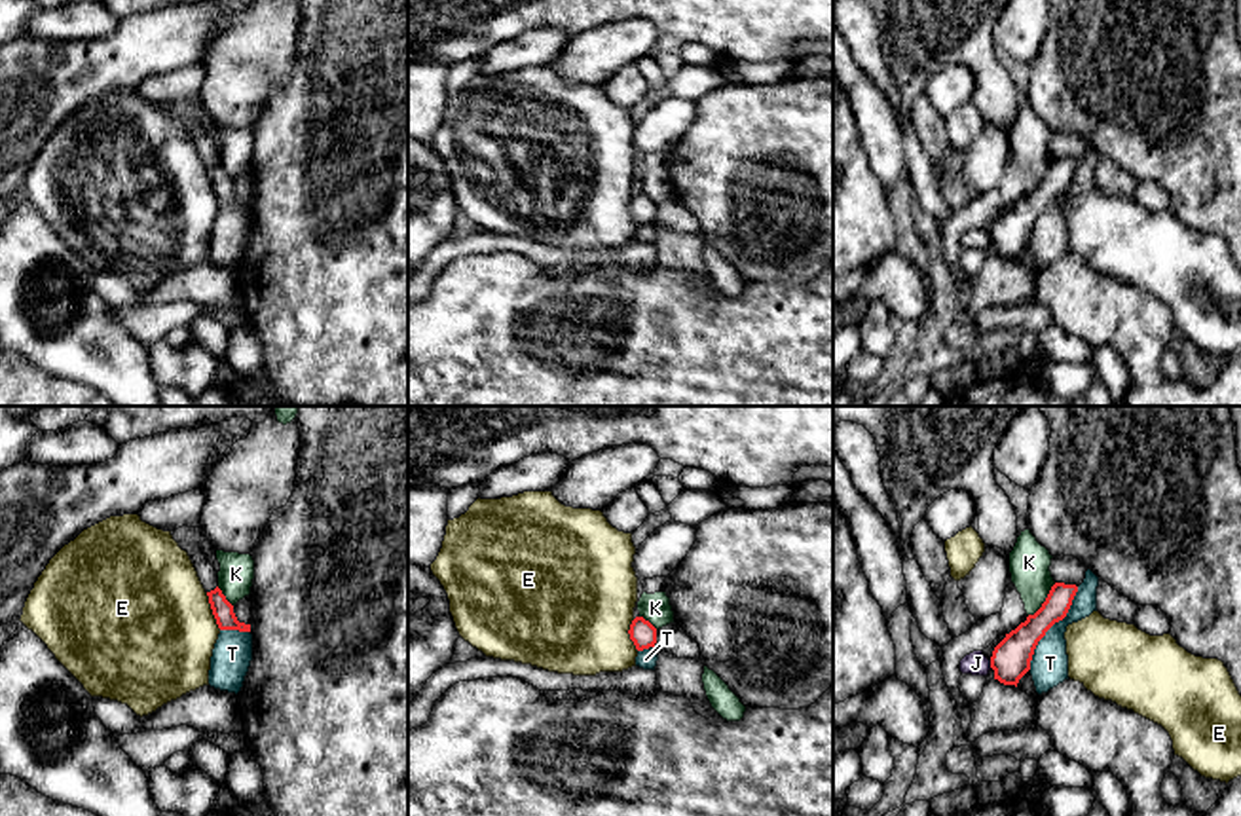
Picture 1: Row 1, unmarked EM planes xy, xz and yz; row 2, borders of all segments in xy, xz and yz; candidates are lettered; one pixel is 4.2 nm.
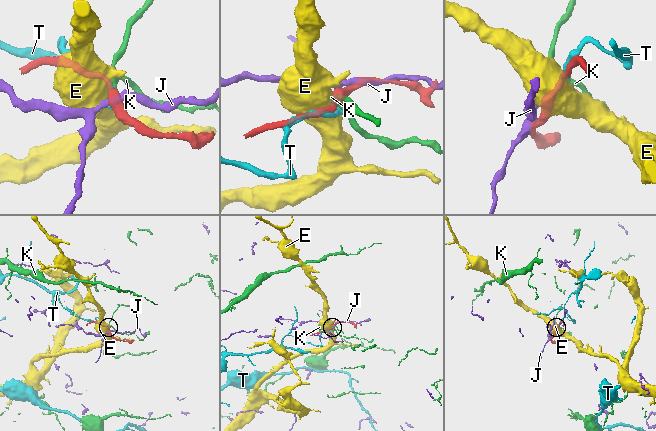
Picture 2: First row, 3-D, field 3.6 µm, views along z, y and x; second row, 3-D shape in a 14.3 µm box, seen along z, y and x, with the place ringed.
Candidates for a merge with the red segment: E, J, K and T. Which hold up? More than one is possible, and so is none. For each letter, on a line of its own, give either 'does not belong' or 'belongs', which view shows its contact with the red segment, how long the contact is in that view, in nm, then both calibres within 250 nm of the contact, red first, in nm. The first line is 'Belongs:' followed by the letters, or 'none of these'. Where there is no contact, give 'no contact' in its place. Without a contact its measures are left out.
Belongs: none of these
E: does not belong | xy | 170 nm | 90/500 nm
J: does not belong | yz | 30 nm | 160/100 nm
K: does not belong | yz | 180 nm | 150/180 nm
T: does not belong | yz | 400 nm | 160/160 nm

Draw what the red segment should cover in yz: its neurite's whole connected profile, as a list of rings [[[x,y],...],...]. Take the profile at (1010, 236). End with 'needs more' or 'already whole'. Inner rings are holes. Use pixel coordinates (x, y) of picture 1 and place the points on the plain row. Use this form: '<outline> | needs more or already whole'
[[[1055,158],[1042,182],[1028,190],[1015,205],[994,222],[991,243],[994,254],[1004,260],[1015,260],[1030,245],[1030,235],[1038,216],[1059,195],[1063,195],[1078,167],[1076,159]]] | already whole

